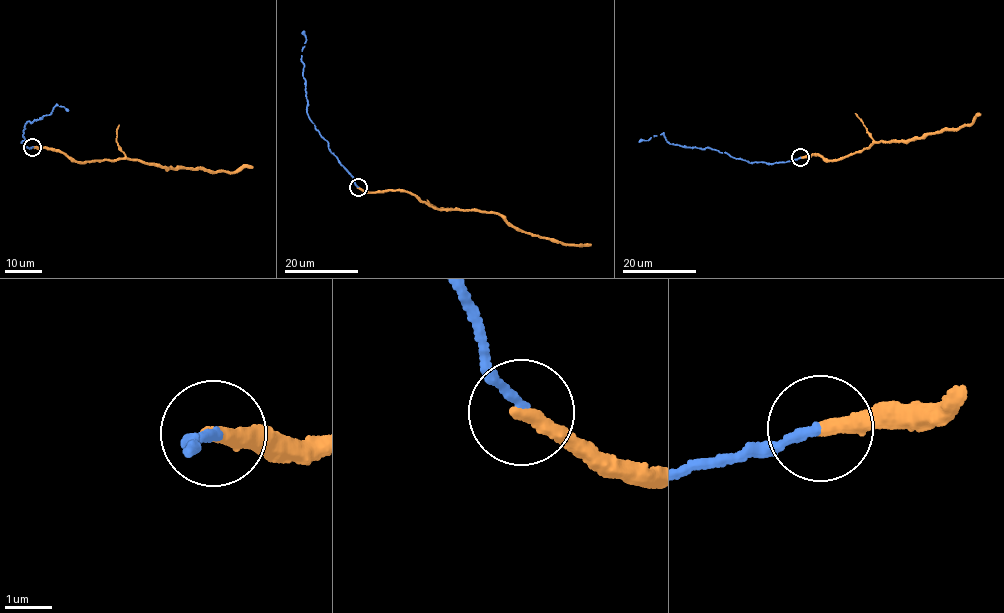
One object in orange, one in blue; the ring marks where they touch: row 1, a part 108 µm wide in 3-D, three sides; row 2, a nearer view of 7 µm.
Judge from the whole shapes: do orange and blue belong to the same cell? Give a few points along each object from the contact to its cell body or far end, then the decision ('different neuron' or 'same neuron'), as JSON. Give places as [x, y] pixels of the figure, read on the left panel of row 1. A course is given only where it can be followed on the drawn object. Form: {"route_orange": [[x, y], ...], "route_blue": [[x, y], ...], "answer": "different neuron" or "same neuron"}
{"route_orange": [[32, 146], [65, 152], [74, 160], [85, 162], [126, 158], [169, 169], [237, 172], [253, 167]], "route_blue": [[33, 146], [29, 149], [21, 142], [24, 140], [26, 122], [42, 118], [56, 105], [67, 111]], "answer": "different neuron"}

